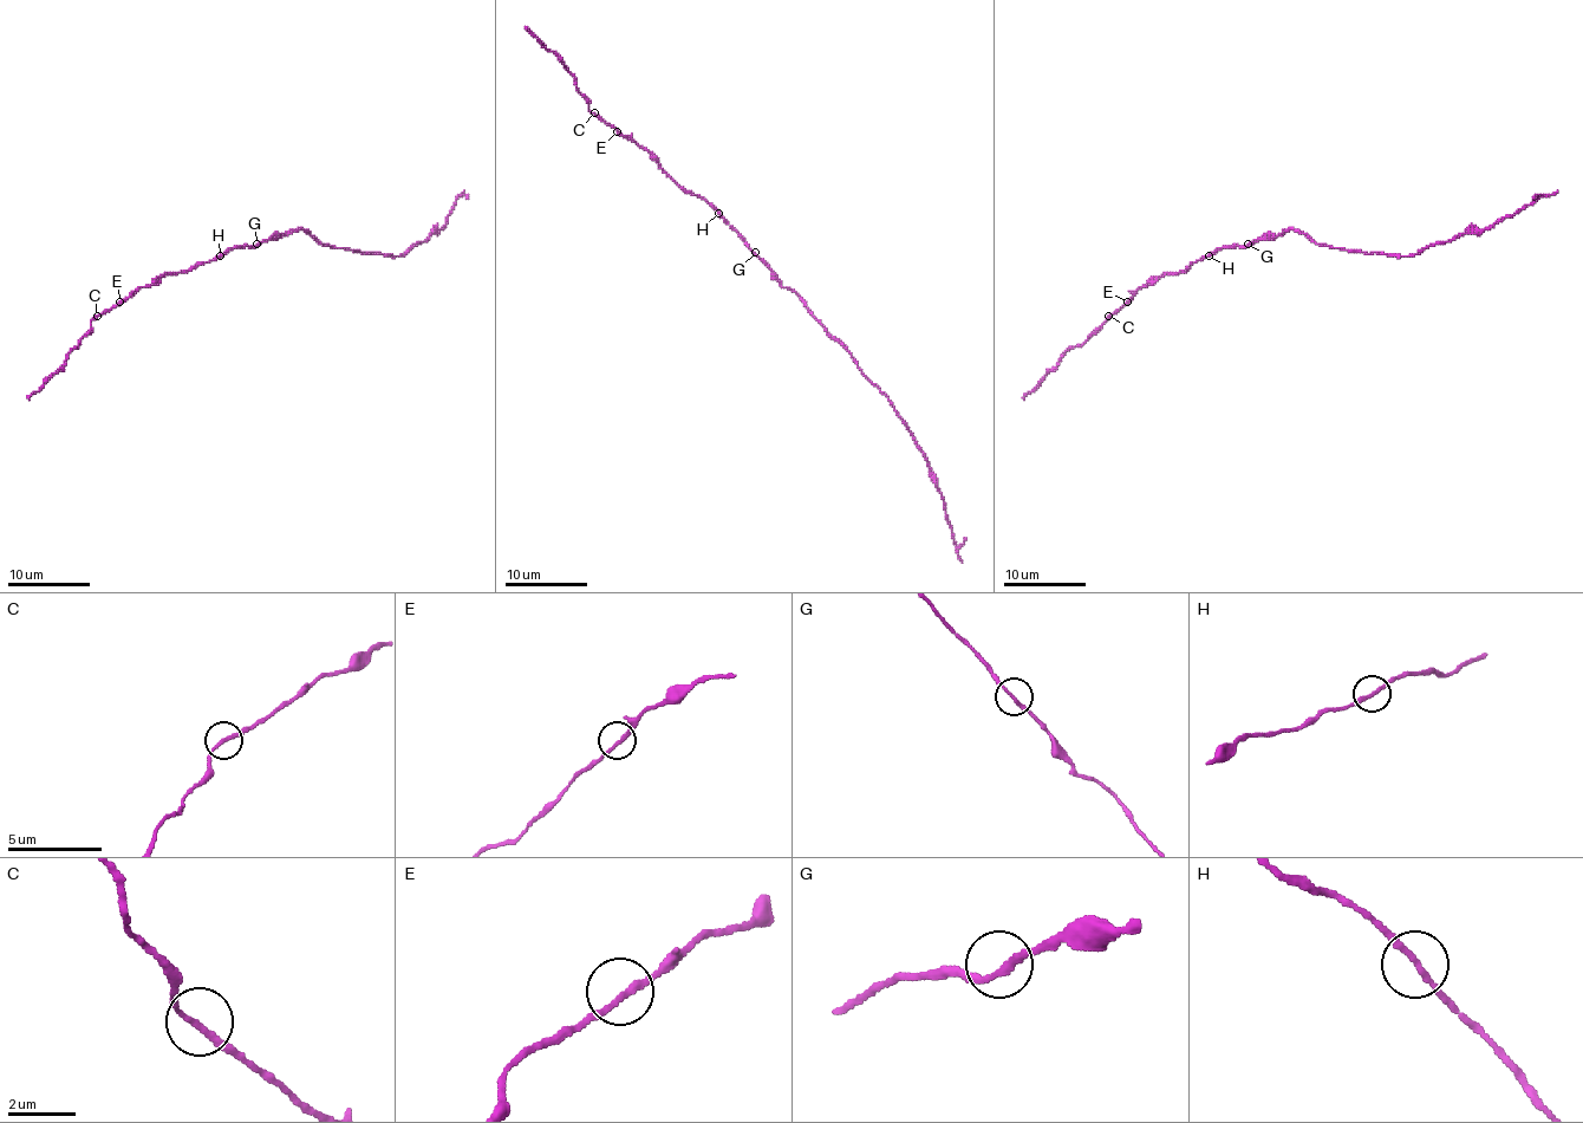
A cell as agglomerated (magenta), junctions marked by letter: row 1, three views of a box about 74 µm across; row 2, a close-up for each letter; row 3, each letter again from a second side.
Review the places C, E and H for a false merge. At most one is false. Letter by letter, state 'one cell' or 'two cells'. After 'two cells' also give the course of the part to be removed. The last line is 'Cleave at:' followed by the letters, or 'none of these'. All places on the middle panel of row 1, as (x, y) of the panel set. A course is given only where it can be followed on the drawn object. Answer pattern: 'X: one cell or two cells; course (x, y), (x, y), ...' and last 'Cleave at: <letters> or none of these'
C: one cell
E: one cell
H: two cells; course (717, 213), (777, 281), (800, 298), (808, 312), (888, 398), (927, 462), (962, 563)
Cleave at: H

